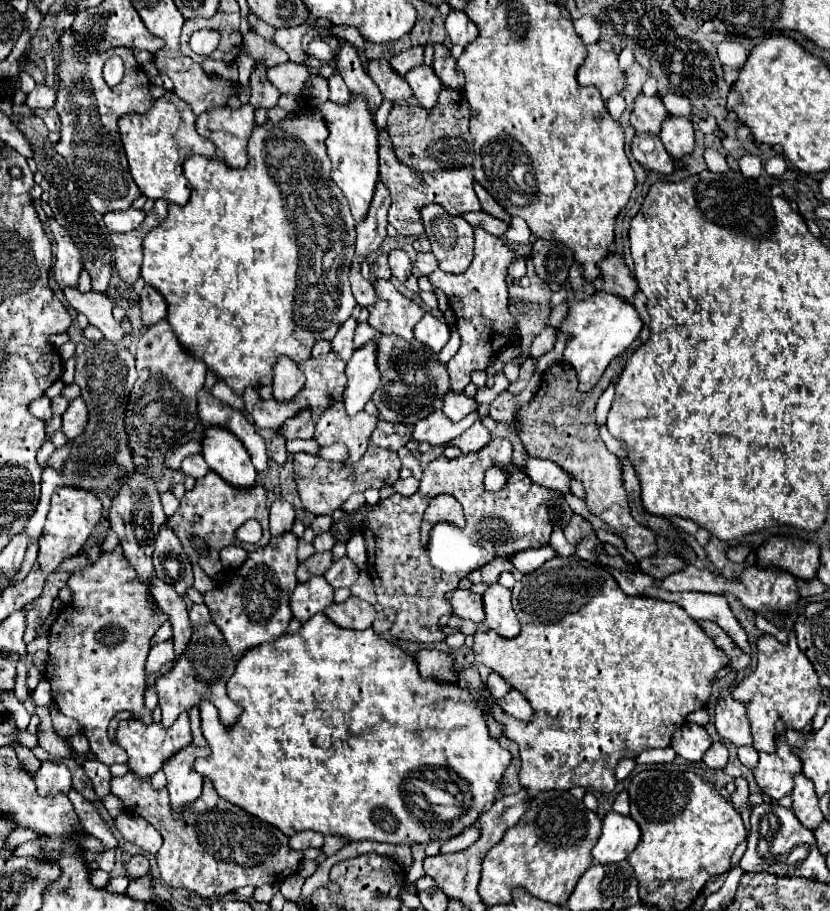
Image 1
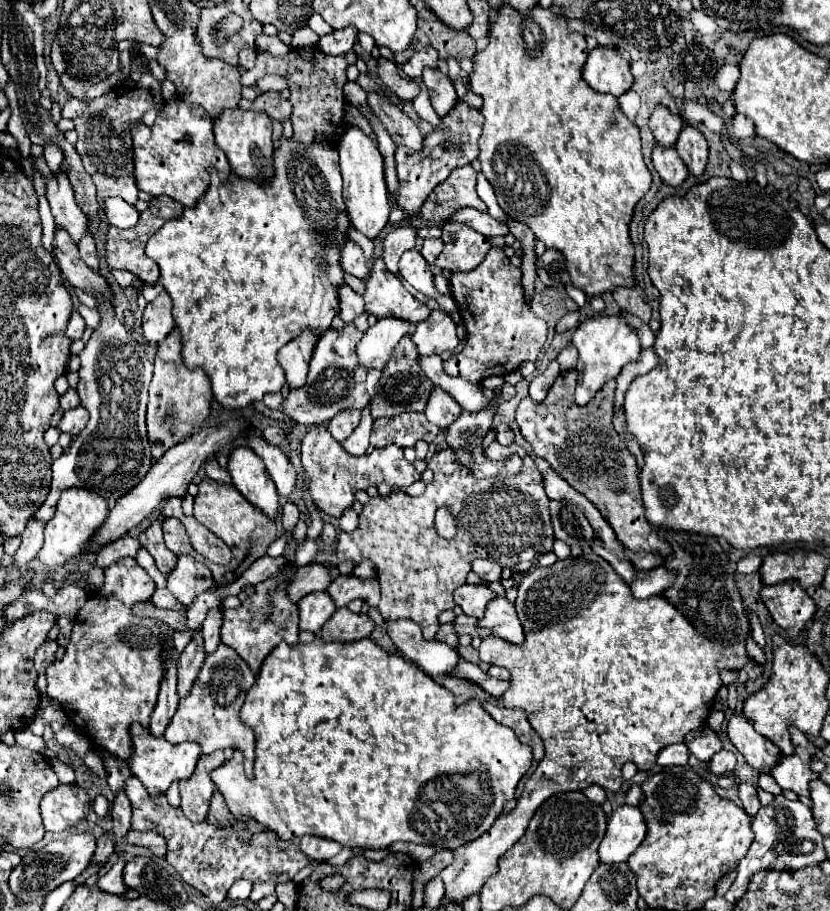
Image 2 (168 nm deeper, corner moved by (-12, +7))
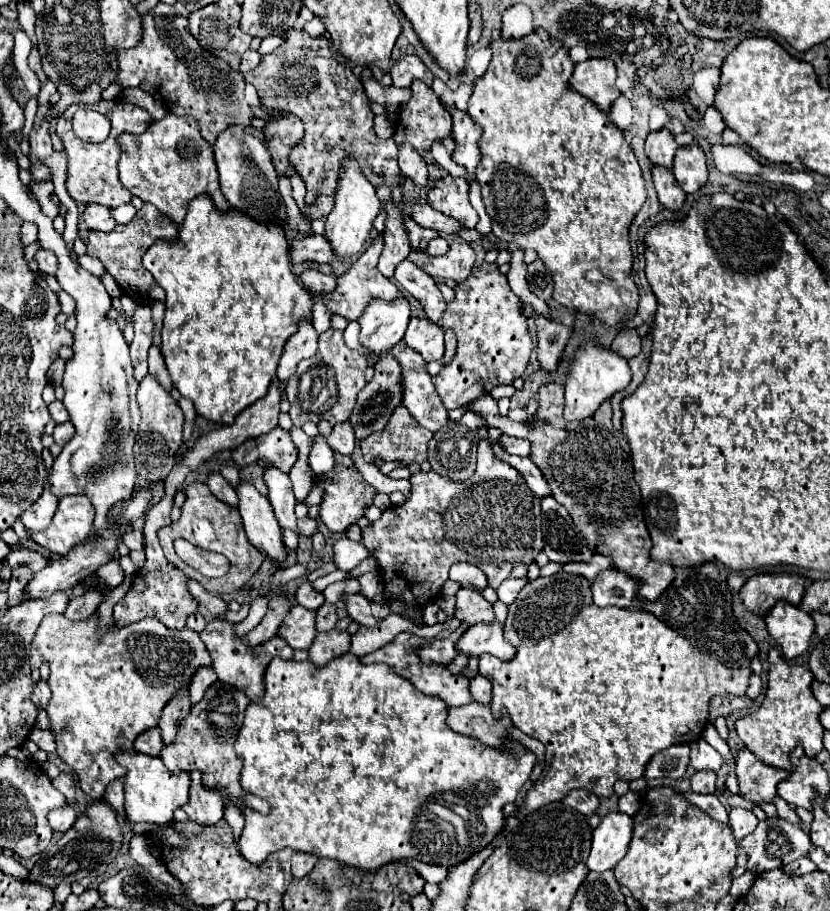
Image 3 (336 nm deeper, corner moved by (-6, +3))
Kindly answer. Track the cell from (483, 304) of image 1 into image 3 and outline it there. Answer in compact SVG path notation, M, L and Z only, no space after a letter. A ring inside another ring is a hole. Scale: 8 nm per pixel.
M482 263L480 267L474 267L470 277L464 283L458 283L454 293L454 301L448 303L436 325L454 331L458 339L456 357L448 367L432 377L446 409L468 405L472 399L490 393L496 385L512 385L516 377L524 375L534 347L526 315L520 311L522 301L516 293L512 293L506 275L498 271L496 263Z

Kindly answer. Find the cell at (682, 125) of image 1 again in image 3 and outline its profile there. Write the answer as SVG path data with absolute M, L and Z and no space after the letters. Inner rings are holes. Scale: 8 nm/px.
M698 145L680 147L672 171L684 193L696 193L708 181L704 151Z

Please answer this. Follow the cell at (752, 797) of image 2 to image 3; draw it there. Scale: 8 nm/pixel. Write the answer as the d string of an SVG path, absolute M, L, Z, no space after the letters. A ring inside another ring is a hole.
M732 809L730 811L730 827L734 833L734 841L740 845L740 841L754 831L754 827L758 825L758 819L754 817L752 811L746 809Z

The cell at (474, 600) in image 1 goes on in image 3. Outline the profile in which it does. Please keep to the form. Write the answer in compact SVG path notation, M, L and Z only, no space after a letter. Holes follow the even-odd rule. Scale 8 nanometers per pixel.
M464 587L456 593L458 603L456 603L456 617L466 623L466 625L476 625L476 623L494 623L494 611L492 605L482 597L480 591Z

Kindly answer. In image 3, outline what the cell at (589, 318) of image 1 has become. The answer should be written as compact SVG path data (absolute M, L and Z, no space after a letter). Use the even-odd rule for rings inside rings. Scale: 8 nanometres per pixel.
M594 339L584 343L584 347L574 357L574 363L570 367L570 375L566 381L564 419L566 421L582 421L582 419L594 415L594 411L598 411L598 407L606 399L610 399L614 393L628 387L630 377L632 377L632 373L630 373L628 361L622 359L618 353L600 347Z

